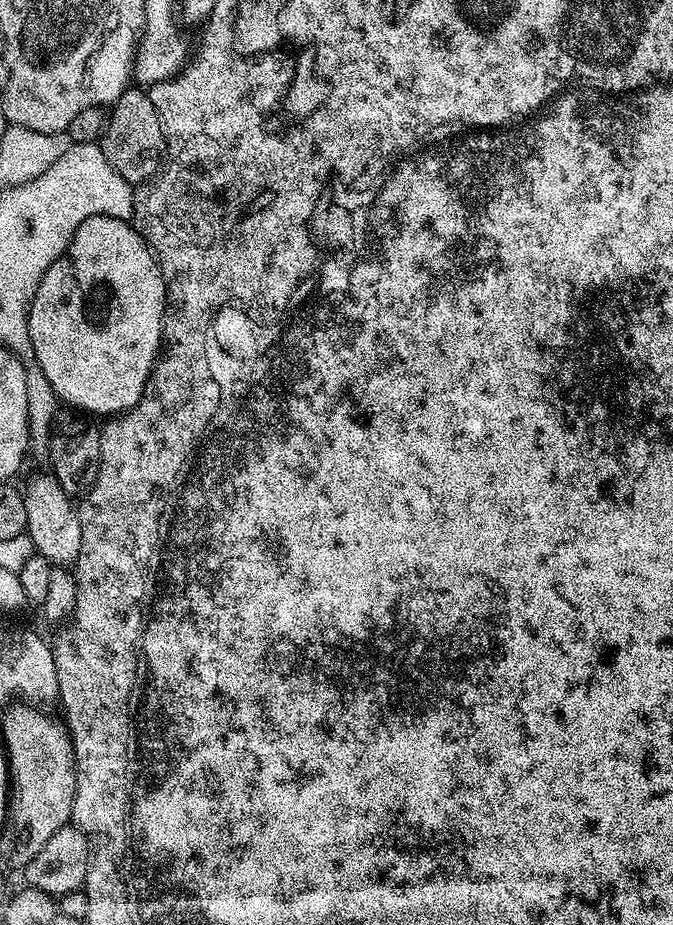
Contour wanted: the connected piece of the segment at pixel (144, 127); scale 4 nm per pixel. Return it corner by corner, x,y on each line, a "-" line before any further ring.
136,86
129,87
111,105
110,117
102,135
102,147
110,166
114,166
114,170
126,183
144,186
157,175
166,152
164,131
158,118
158,110
154,110
154,102
150,102
147,91

